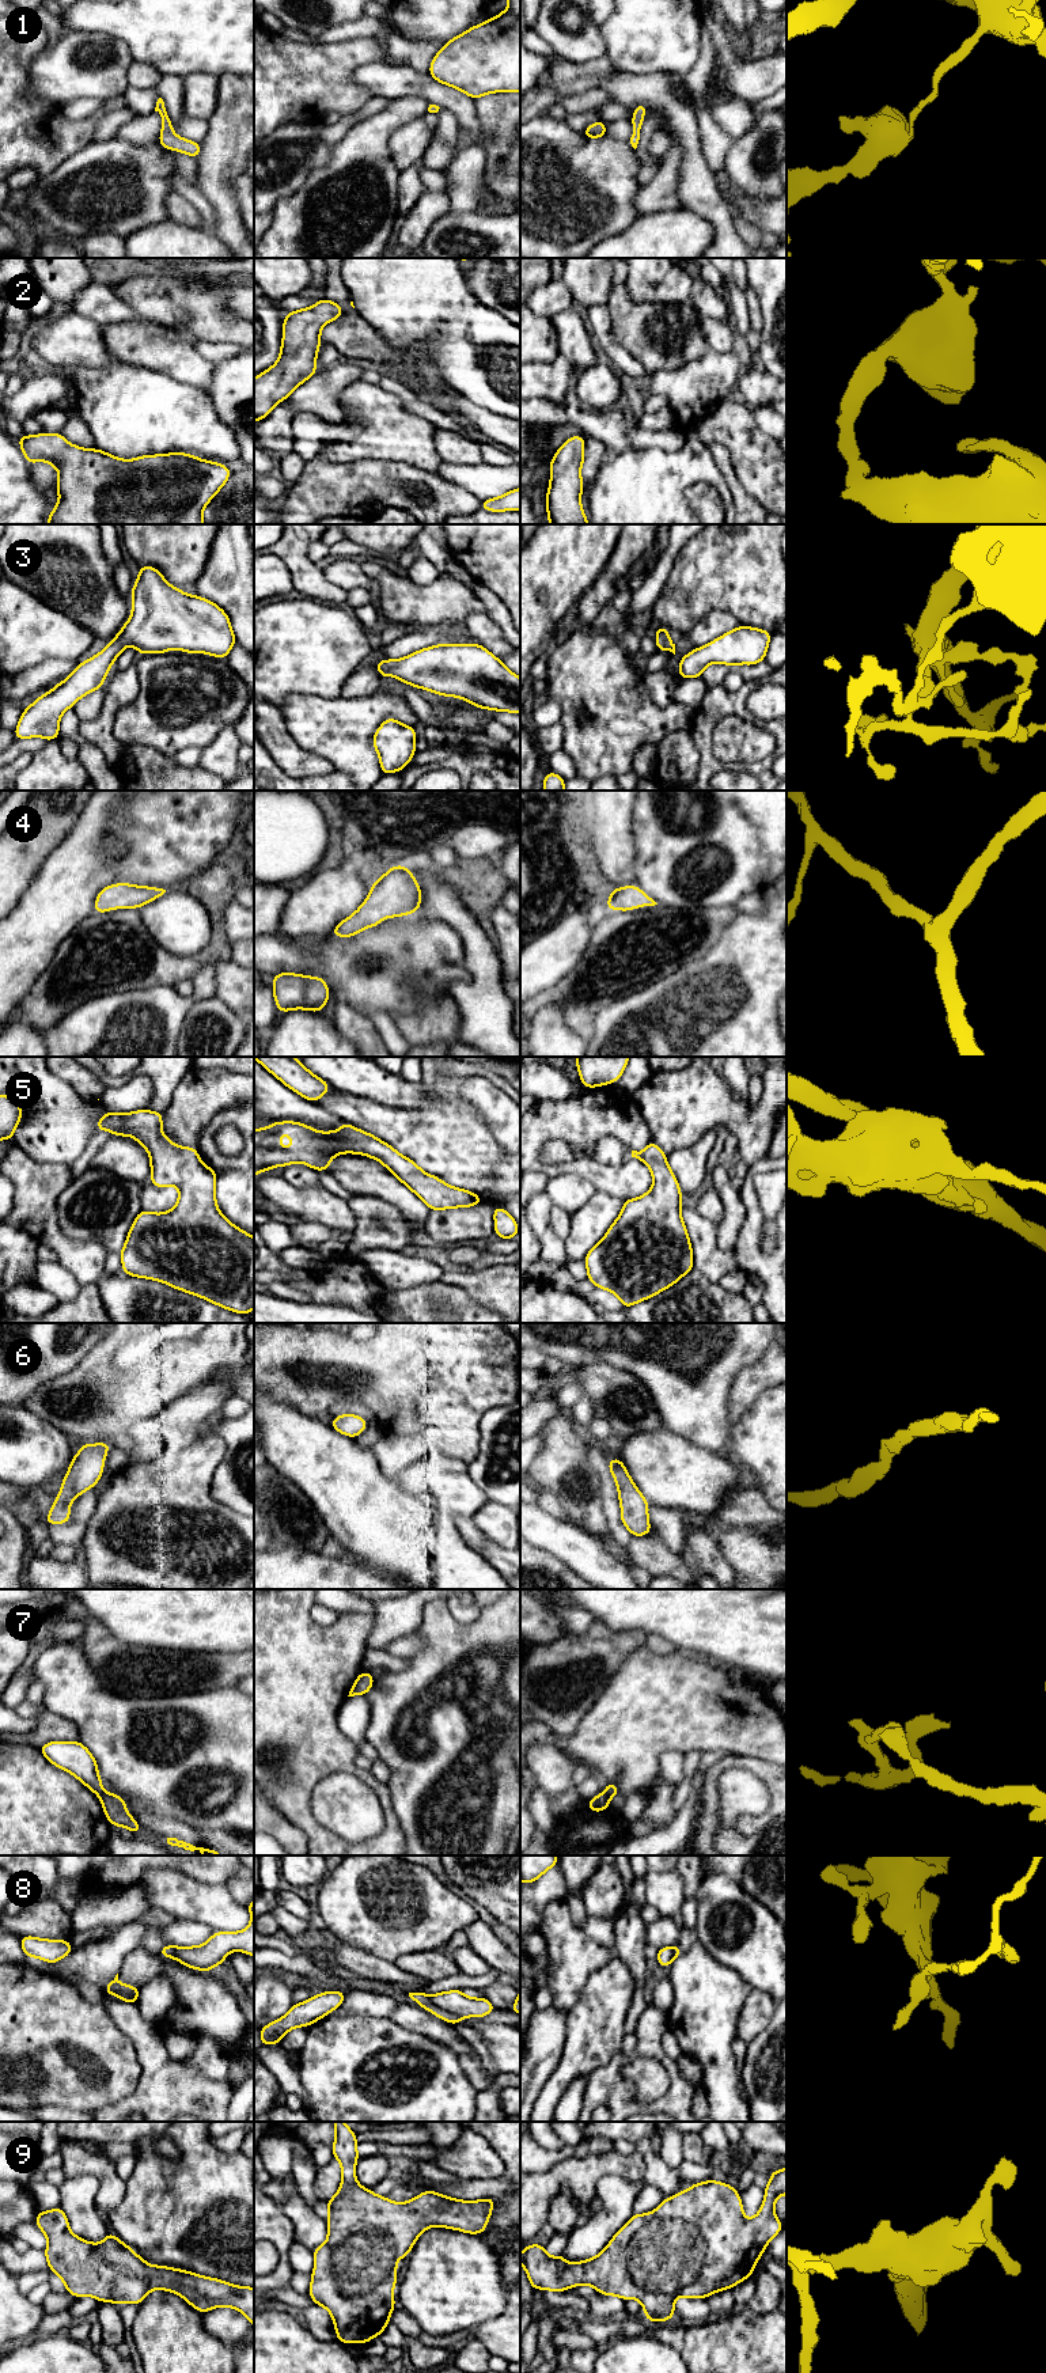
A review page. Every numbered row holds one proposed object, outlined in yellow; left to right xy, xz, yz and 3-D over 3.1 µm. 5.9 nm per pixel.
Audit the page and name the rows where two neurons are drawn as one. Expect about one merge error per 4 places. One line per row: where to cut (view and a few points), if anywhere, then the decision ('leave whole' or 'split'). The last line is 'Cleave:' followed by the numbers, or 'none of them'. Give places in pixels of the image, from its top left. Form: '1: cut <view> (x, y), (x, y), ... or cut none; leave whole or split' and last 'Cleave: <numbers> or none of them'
1: cut none; leave whole
2: cut none; leave whole
3: cut none; leave whole
4: cut none; leave whole
5: cut none; leave whole
6: cut none; leave whole
7: cut yz (605, 1792), (609, 1799); split
8: cut xz (429, 1996), (436, 2005), (462, 2017); split
9: cut none; leave whole
Cleave: 7, 8

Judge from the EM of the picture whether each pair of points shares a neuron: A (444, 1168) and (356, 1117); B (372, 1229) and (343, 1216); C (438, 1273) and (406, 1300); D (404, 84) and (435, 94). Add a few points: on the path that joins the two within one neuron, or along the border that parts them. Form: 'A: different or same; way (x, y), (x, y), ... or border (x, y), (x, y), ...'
A: same; way (423, 1147), (406, 1130), (378, 1119)
B: different; border (347, 1201), (355, 1216), (353, 1231)
C: different; border (440, 1278), (415, 1287), (393, 1288)
D: same; way (412, 84), (427, 87)

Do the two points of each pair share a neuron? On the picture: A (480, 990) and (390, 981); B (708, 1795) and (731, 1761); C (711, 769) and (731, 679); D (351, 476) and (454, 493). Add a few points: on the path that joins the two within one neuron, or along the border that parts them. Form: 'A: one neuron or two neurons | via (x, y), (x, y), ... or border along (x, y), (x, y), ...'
A: two neurons | border along (462, 958), (469, 978), (451, 981), (448, 993)
B: one neuron | via (709, 1785), (709, 1778), (722, 1766)
C: two neurons | border along (743, 681), (734, 690), (727, 690), (722, 685)
D: one neuron | via (376, 481), (425, 481), (428, 484)

